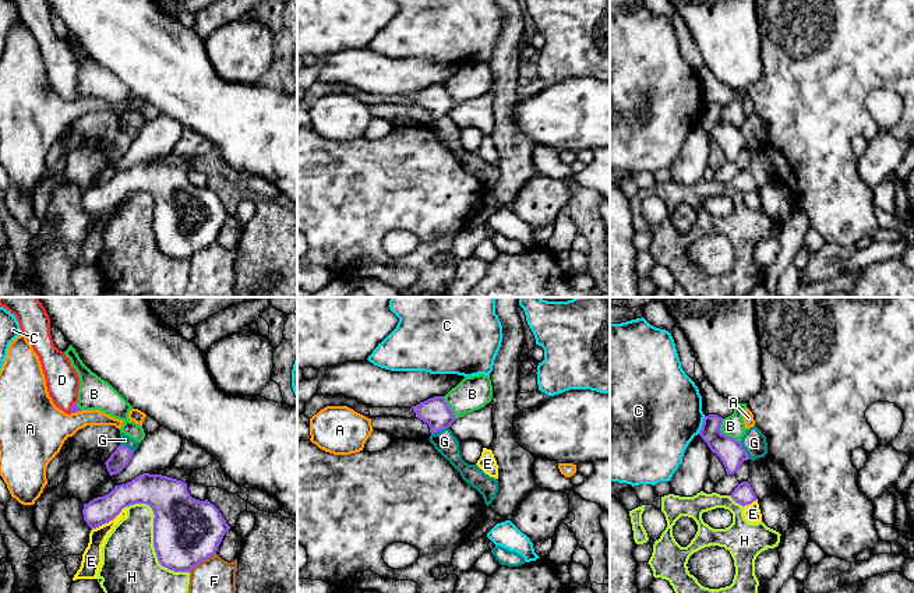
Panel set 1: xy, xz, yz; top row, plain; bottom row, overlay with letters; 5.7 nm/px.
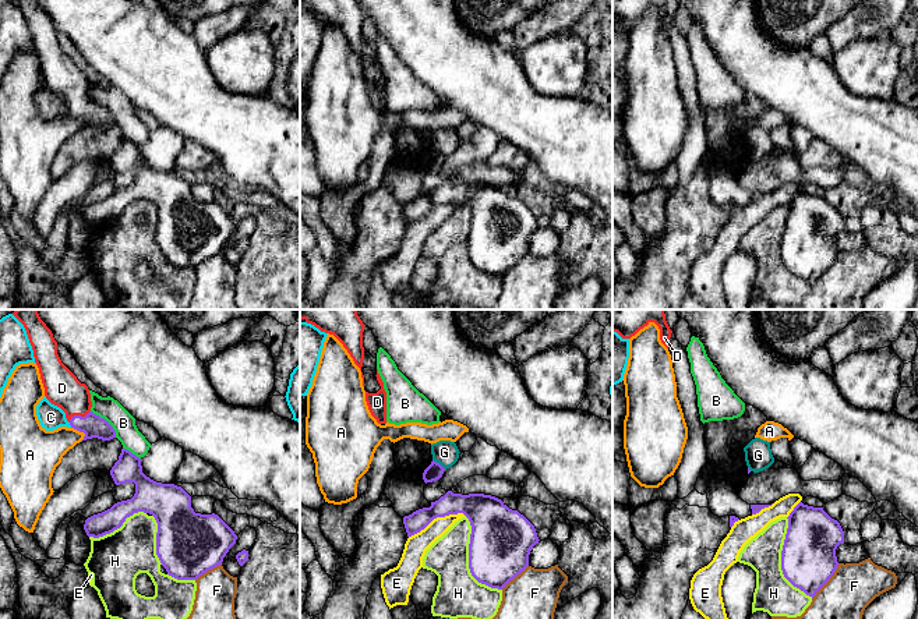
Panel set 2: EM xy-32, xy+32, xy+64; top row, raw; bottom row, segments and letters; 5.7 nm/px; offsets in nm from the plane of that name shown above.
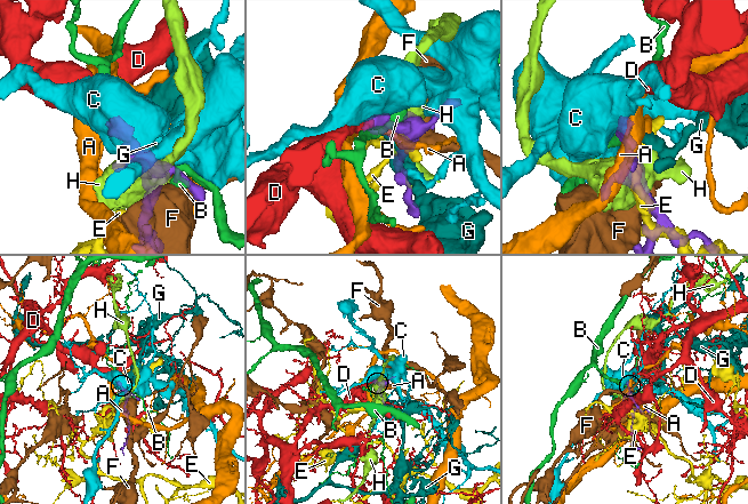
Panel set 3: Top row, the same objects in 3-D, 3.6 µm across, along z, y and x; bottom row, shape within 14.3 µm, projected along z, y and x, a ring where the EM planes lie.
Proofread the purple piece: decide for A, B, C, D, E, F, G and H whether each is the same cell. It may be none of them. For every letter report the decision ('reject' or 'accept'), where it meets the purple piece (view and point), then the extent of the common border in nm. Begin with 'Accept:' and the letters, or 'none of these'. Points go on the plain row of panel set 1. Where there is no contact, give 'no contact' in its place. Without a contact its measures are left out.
Accept: D
A: reject; meets purple in xy at (76, 99); contact 70 nm long
B: reject; meets purple in yz at (724, 122); contact 170 nm long
C: reject; meets purple in yz at (702, 112); contact 110 nm long
D: accept; meets purple in xy at (71, 94); contact 70 nm long
E: reject; meets purple in xy at (109, 208); contact 240 nm long
F: reject; meets purple in xy at (201, 249); contact 190 nm long
G: reject; meets purple in yz at (744, 137); contact 120 nm long
H: reject; meets purple in xy at (154, 226); contact 550 nm long

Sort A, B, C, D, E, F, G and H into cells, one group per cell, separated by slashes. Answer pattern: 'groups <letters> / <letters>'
groups A / B / C / D / E / F / G / H

